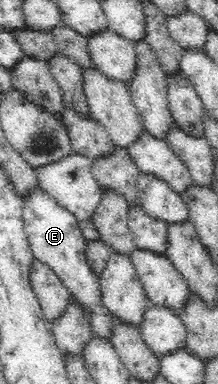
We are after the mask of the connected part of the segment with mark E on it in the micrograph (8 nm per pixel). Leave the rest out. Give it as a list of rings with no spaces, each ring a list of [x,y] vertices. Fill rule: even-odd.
[[[42,187],[32,189],[23,201],[24,230],[34,257],[50,265],[50,268],[66,286],[70,298],[88,311],[88,320],[92,325],[92,337],[109,340],[116,317],[99,303],[101,299],[100,276],[92,272],[88,264],[86,258],[88,240],[82,234],[78,219],[70,211],[61,207],[60,203],[54,201],[54,197]]]

